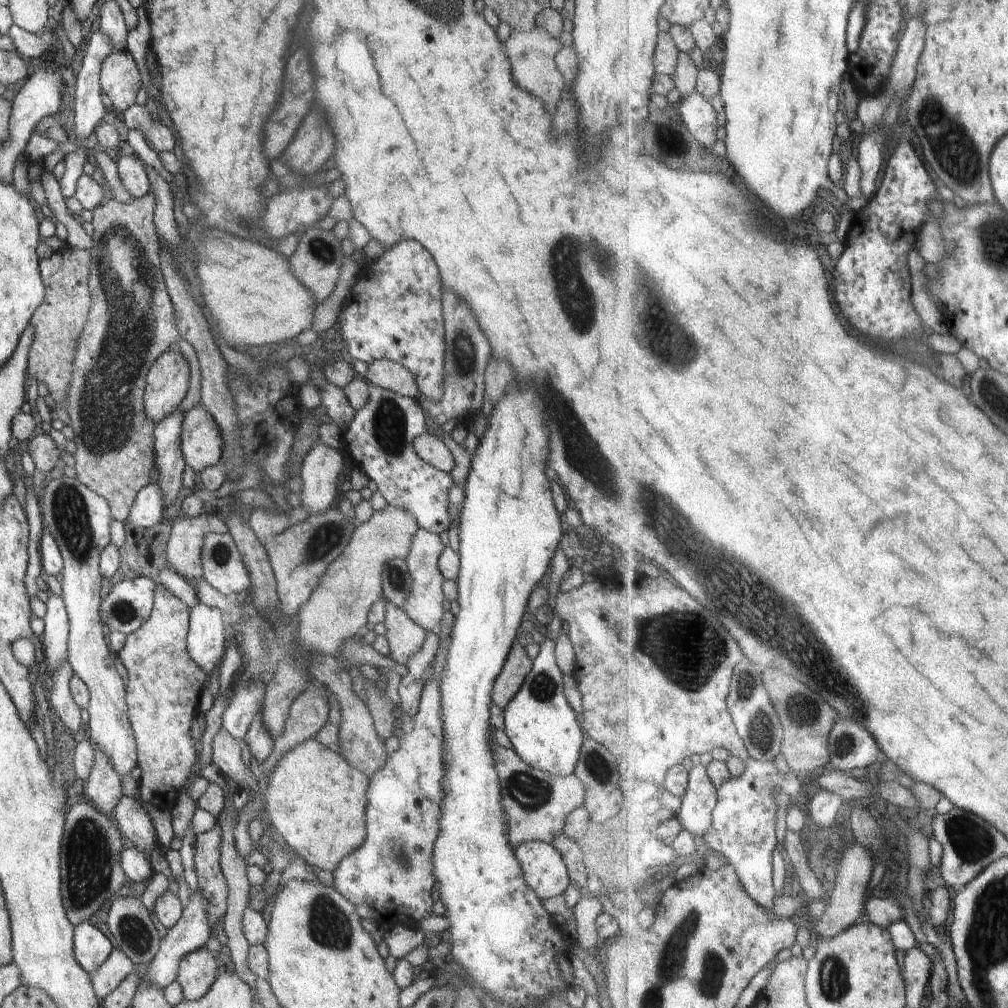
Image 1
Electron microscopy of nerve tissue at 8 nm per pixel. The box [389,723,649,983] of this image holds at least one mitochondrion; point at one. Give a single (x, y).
(530, 794)

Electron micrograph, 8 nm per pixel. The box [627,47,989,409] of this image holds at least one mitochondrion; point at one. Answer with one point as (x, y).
(944, 135)

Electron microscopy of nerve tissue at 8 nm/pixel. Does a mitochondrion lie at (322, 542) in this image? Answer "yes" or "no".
yes

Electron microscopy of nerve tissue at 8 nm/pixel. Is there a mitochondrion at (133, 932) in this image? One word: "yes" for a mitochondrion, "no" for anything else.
yes

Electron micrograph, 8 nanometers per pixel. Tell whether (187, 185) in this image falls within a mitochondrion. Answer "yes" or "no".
no

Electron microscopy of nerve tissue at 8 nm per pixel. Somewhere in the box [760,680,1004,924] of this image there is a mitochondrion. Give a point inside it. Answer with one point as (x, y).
(971, 840)

